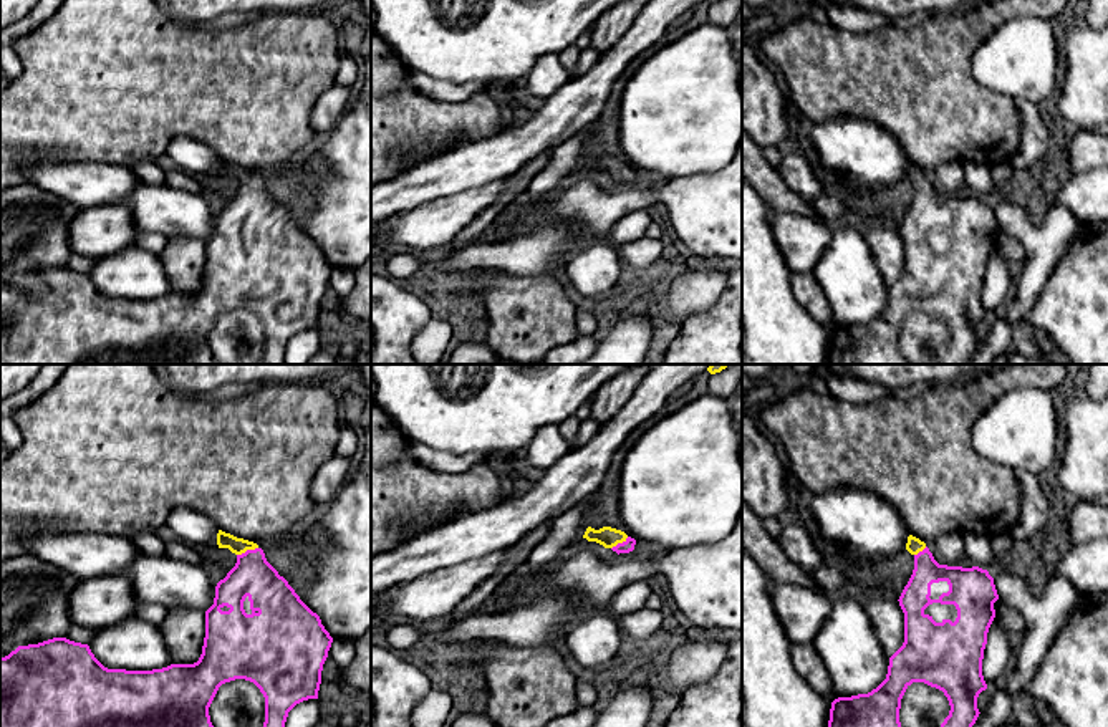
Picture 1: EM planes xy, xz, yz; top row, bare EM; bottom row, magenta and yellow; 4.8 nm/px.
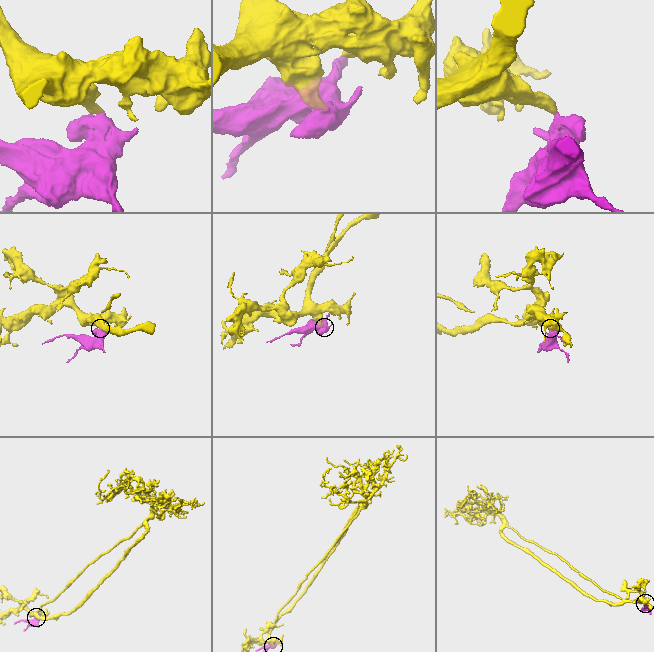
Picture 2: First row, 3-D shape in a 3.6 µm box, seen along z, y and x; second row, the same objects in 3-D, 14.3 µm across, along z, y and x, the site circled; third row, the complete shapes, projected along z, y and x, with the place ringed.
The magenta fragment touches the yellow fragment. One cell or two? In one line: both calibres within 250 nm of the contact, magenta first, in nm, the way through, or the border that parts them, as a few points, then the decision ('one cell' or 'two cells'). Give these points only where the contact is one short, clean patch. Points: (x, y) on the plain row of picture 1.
200/80 nm | across xy (269, 222), (252, 202), (247, 179), (224, 169) | one cell

